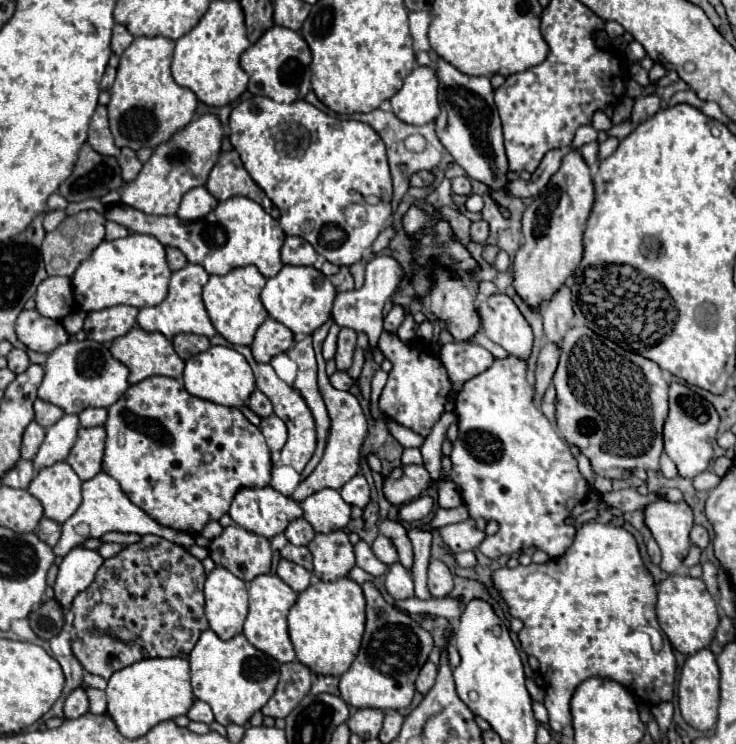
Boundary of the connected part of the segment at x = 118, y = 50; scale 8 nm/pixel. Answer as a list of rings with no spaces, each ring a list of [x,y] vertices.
[[[114,25],[114,31],[112,31],[112,53],[114,55],[122,55],[124,49],[130,47],[132,41],[134,37],[122,25]]]

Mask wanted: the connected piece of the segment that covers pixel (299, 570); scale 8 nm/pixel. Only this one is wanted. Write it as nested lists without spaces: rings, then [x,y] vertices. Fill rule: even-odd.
[[[280,559],[278,563],[278,577],[288,583],[296,593],[304,591],[310,585],[310,571],[306,571],[304,567],[288,561],[288,559]]]

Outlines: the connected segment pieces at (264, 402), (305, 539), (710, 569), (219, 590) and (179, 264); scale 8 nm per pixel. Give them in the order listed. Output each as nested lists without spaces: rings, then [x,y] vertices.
[[[258,389],[250,395],[250,399],[248,399],[248,407],[258,415],[258,417],[270,417],[274,411],[272,411],[272,403],[270,403],[270,399],[264,395],[264,393],[260,393]]]
[[[296,519],[286,527],[284,535],[292,545],[308,545],[314,539],[316,531],[312,529],[312,525],[308,525],[306,519]]]
[[[704,563],[702,565],[704,573],[702,573],[702,581],[706,583],[706,589],[716,597],[718,595],[718,585],[716,585],[716,567],[712,563]]]
[[[216,567],[208,573],[206,585],[206,619],[210,629],[228,641],[242,633],[242,625],[248,615],[248,591],[246,583],[232,575],[224,567]]]
[[[166,247],[166,258],[168,266],[172,271],[180,271],[180,269],[184,269],[188,262],[185,255],[179,249],[172,247]]]

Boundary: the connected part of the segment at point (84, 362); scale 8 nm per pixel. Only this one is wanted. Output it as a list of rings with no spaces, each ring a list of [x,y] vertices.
[[[68,341],[56,347],[44,365],[44,379],[38,387],[38,397],[58,405],[64,413],[80,413],[88,407],[110,407],[128,389],[128,369],[116,361],[110,351],[96,341]]]

